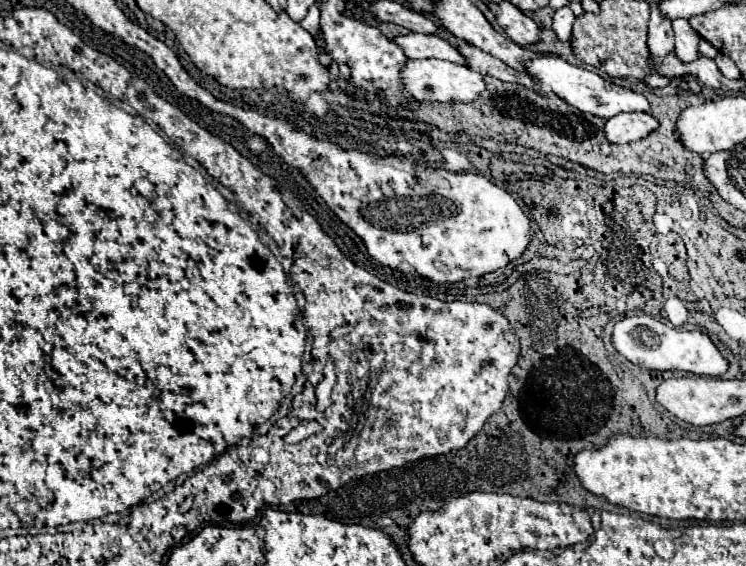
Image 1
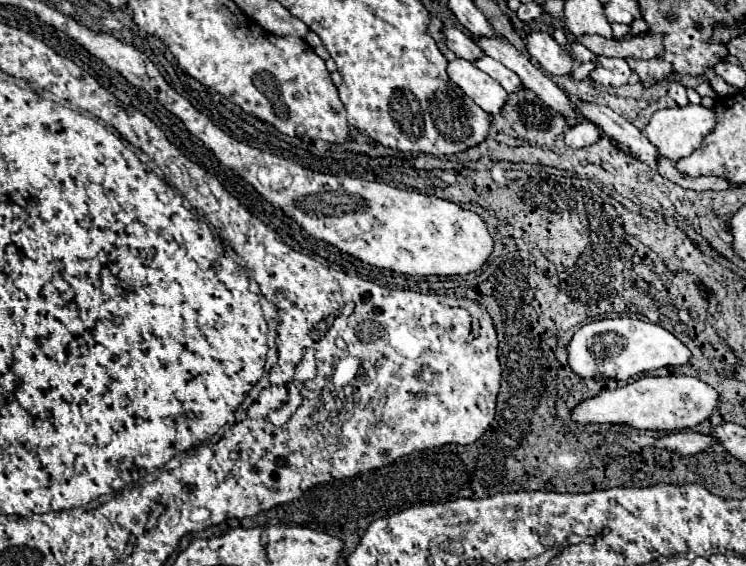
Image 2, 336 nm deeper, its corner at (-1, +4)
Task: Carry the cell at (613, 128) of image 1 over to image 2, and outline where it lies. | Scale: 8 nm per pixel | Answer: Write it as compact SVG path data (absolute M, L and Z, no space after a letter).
M581 123L581 125L577 125L577 127L571 127L571 129L567 131L567 135L565 135L563 141L567 143L567 147L581 149L581 147L587 147L587 145L597 143L599 137L601 137L601 133L599 133L599 129L597 129L595 125L591 125L591 123Z

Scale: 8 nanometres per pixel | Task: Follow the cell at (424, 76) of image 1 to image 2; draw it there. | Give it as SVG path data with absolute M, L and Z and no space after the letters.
M455 59L449 63L447 73L453 83L457 83L483 111L499 113L507 101L507 91L491 79L487 73L479 71L471 61Z

